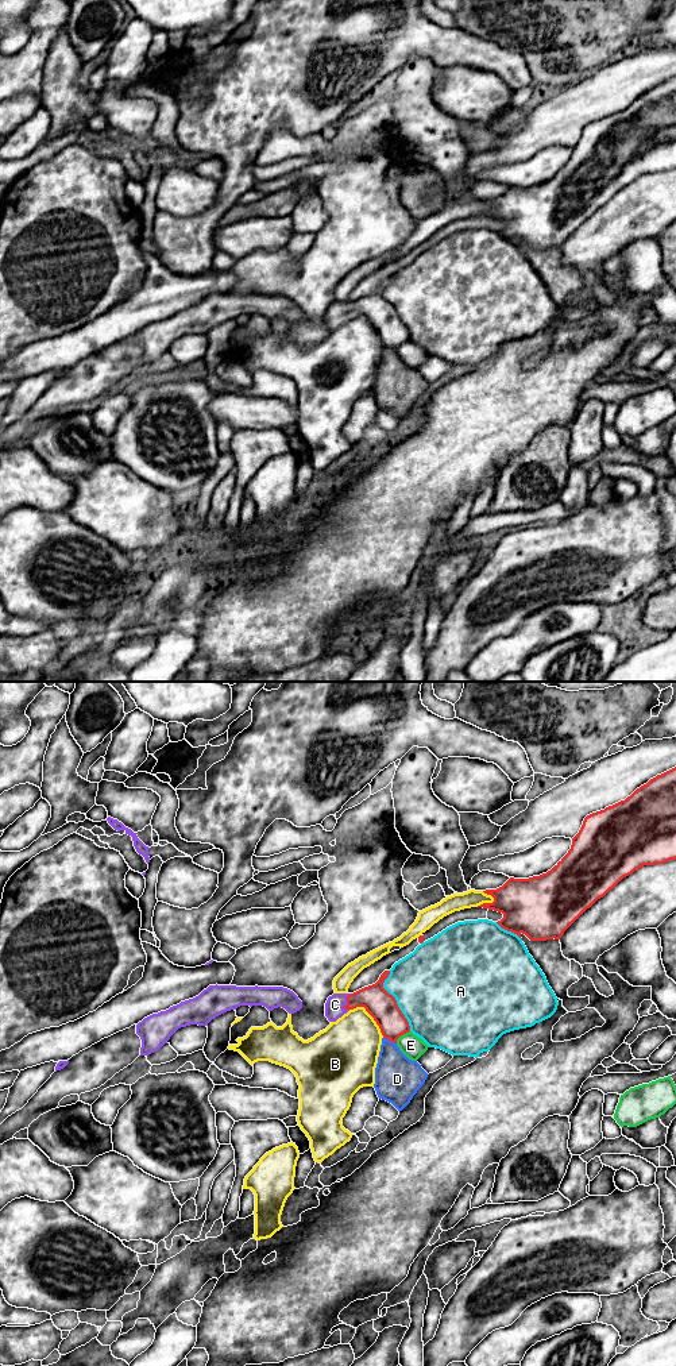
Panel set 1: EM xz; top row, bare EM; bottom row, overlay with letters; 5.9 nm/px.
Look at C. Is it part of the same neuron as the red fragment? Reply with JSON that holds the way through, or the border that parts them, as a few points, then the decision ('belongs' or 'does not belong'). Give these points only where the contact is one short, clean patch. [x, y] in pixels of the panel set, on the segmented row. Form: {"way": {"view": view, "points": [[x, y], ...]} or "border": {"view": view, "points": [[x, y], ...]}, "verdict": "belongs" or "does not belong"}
{"way": {"view": "xz", "points": [[382, 1006], [377, 1000], [347, 1002], [335, 1004]]}, "verdict": "belongs"}

